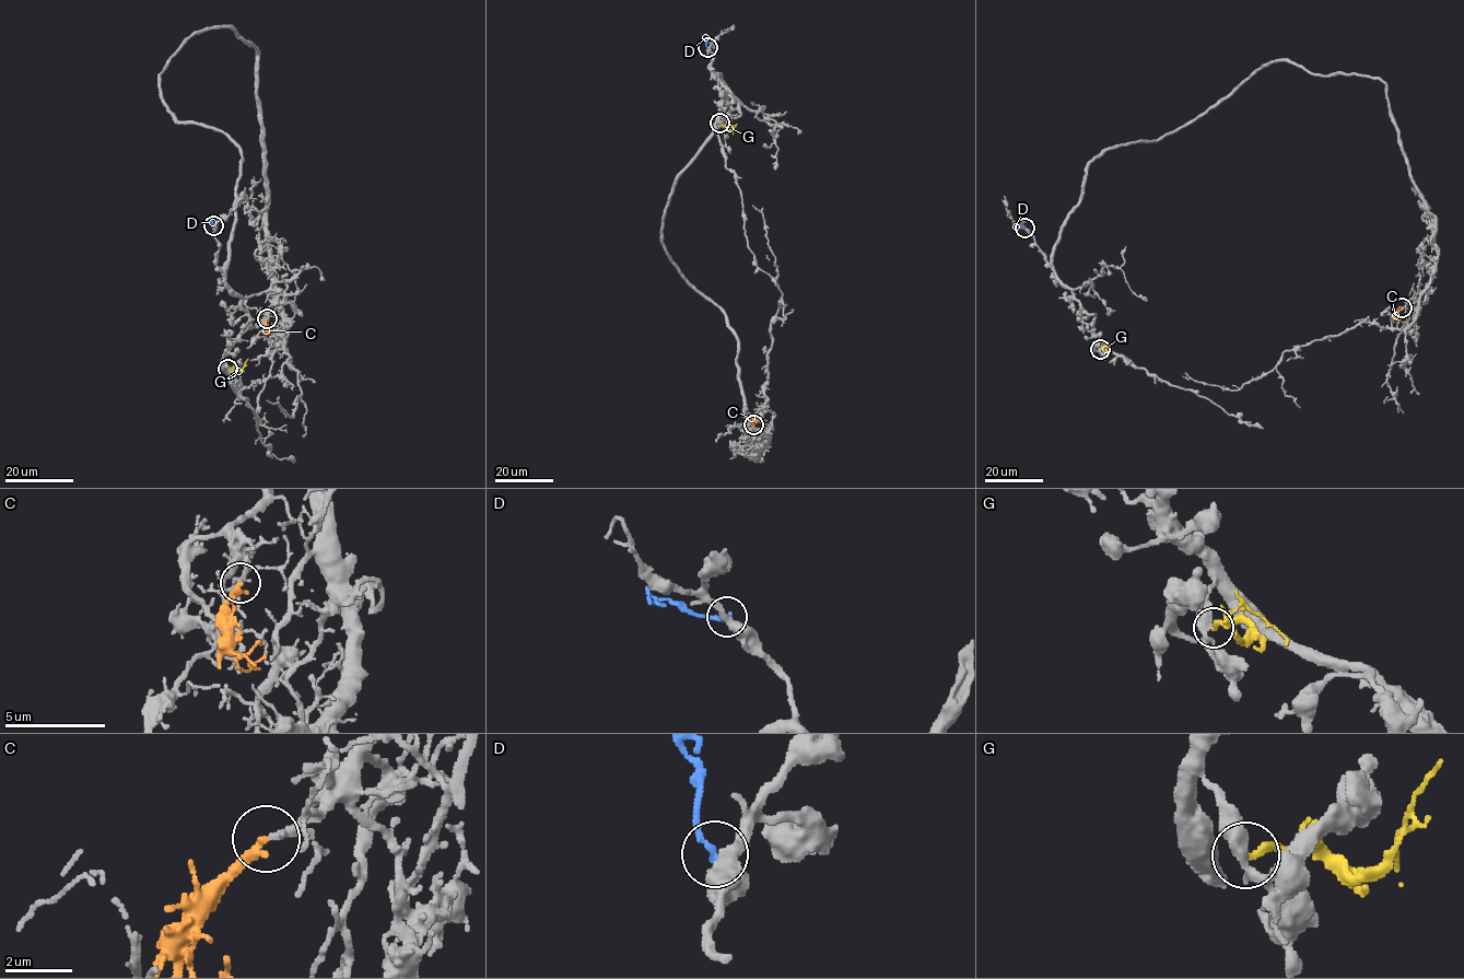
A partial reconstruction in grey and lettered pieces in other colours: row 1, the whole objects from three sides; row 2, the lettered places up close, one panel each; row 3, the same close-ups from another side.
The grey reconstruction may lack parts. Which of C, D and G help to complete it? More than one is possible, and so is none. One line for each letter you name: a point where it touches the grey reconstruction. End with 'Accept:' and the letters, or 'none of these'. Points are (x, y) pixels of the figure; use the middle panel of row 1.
C: Touches grey at (753, 424)
Accept: C

